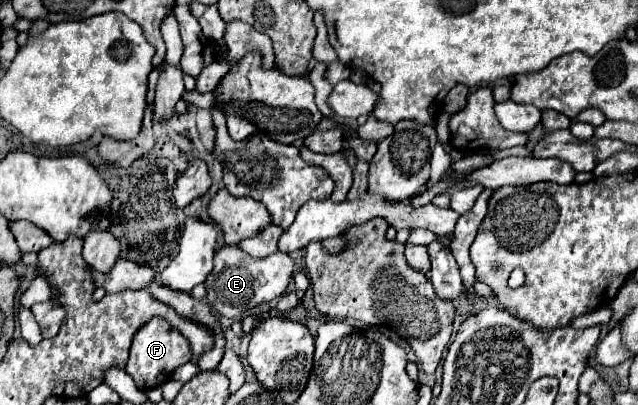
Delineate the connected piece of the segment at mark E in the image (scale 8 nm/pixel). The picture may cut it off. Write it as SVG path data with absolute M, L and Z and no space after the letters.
M225 245L215 255L215 267L207 277L207 301L223 317L234 318L263 301L281 297L295 271L295 261L287 253L273 253L263 259L251 259L239 247Z

